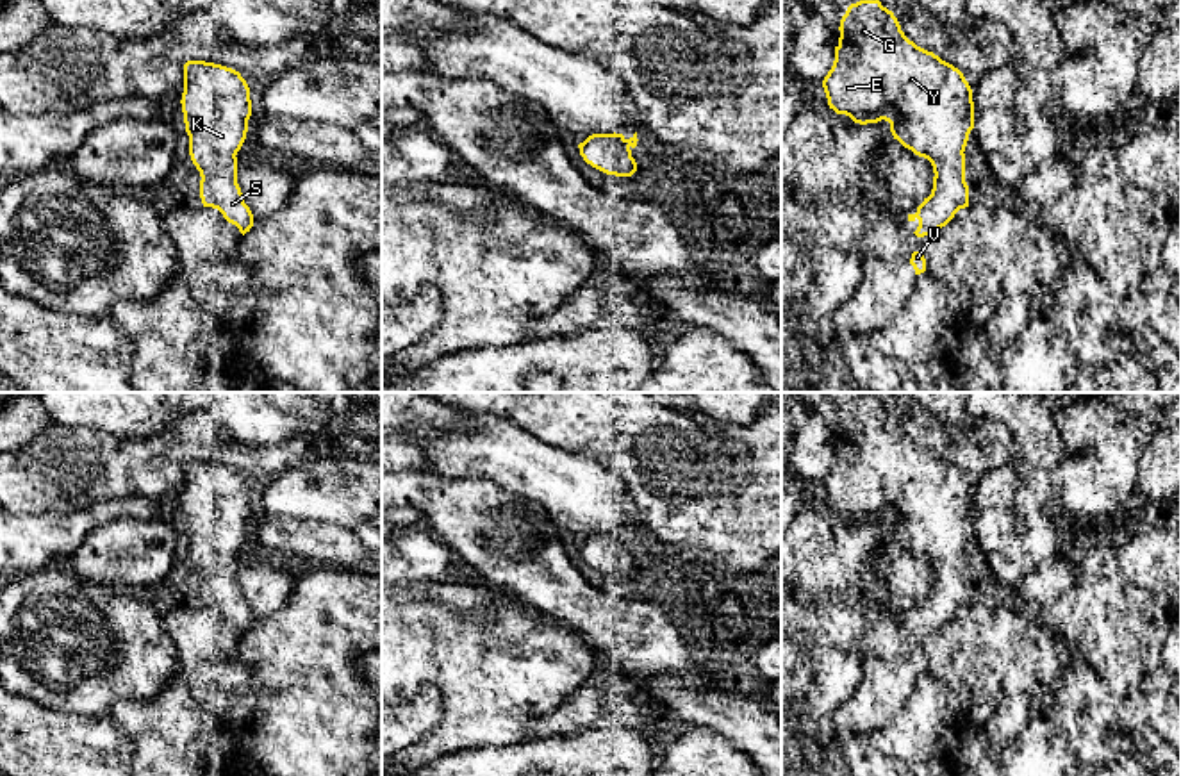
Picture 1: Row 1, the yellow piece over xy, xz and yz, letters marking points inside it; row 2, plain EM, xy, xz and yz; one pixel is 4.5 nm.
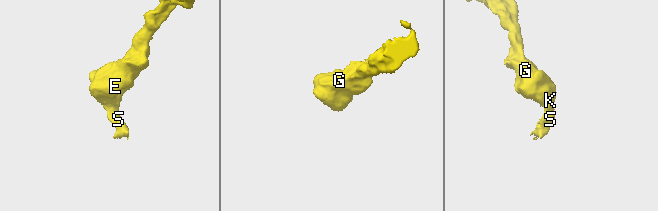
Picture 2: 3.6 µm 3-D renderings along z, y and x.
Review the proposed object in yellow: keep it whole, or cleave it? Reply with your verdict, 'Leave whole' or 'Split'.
Leave whole

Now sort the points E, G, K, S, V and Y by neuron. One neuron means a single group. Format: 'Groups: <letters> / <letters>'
Groups: E G K S V Y

